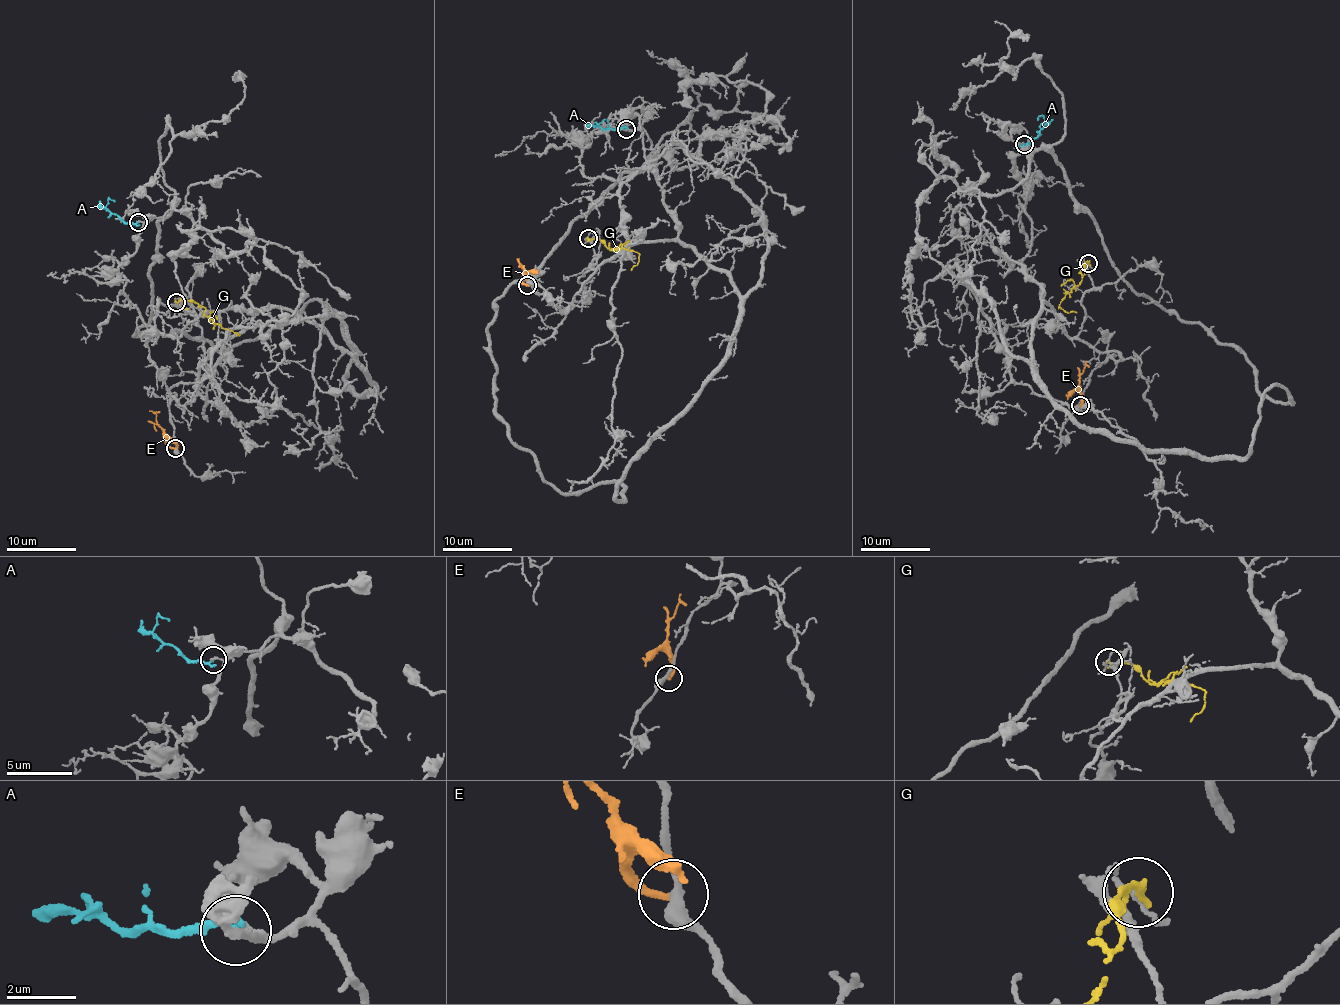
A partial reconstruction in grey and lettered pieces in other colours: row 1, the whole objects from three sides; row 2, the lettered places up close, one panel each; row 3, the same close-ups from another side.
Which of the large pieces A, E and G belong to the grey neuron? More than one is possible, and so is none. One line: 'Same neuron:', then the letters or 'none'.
Same neuron: none

